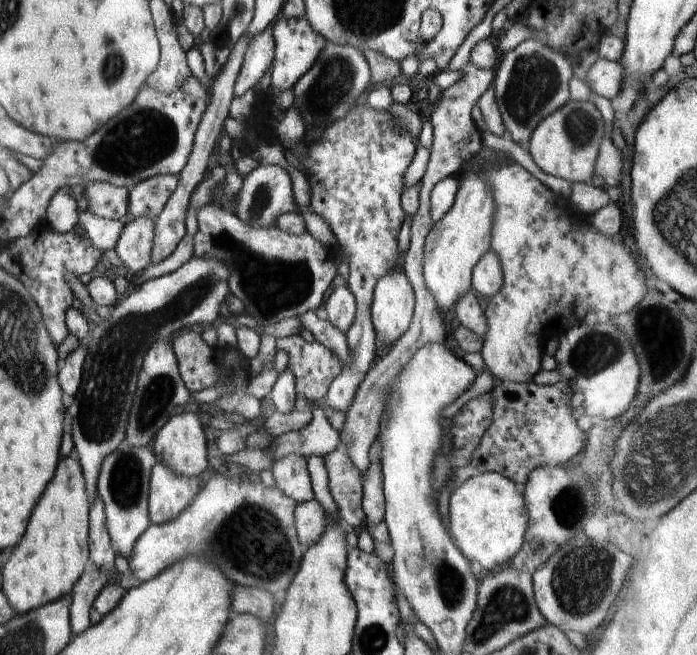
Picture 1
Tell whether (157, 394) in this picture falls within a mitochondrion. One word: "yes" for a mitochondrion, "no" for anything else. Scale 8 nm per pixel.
yes

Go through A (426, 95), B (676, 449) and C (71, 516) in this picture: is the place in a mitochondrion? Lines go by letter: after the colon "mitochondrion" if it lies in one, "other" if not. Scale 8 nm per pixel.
A: other
B: mitochondrion
C: mitochondrion

